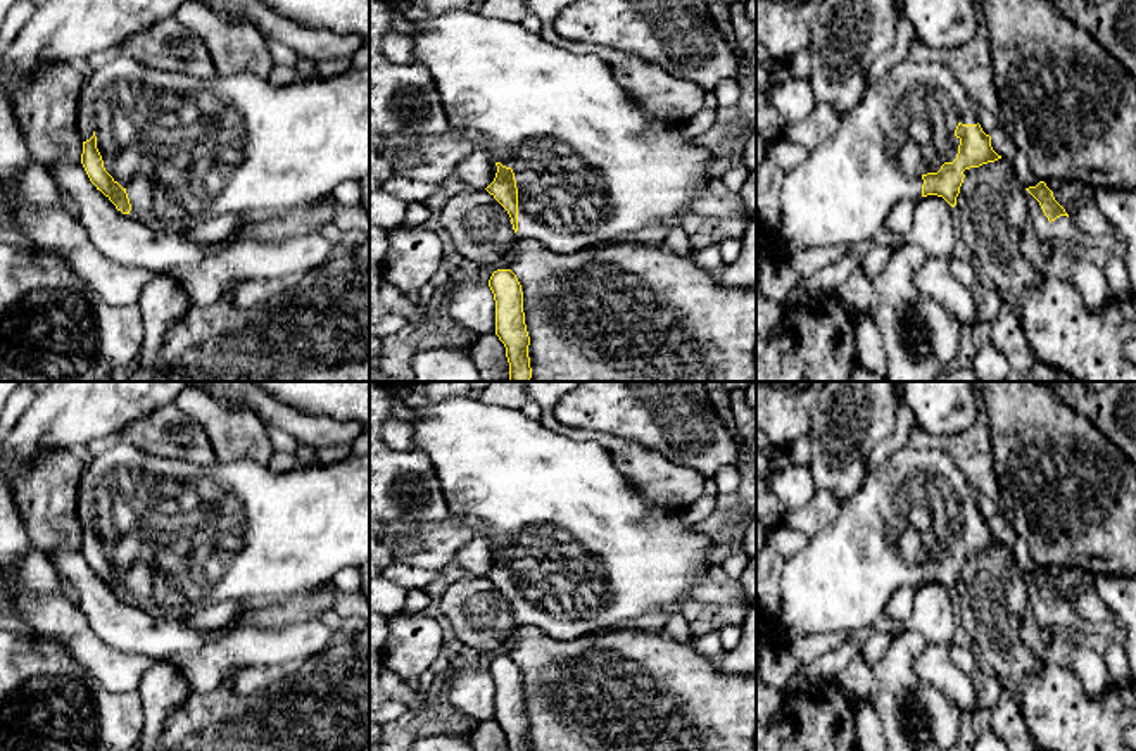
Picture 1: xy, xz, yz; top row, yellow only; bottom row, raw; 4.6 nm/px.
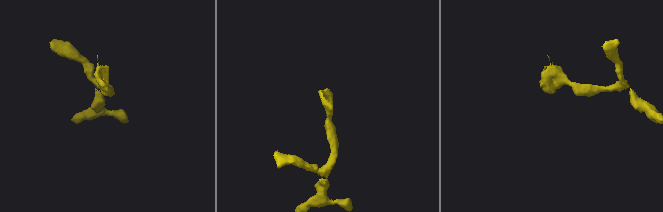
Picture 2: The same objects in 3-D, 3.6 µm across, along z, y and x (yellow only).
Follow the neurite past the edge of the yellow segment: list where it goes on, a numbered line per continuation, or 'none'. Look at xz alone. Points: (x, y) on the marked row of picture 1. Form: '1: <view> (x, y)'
1: xz (591, 166)

